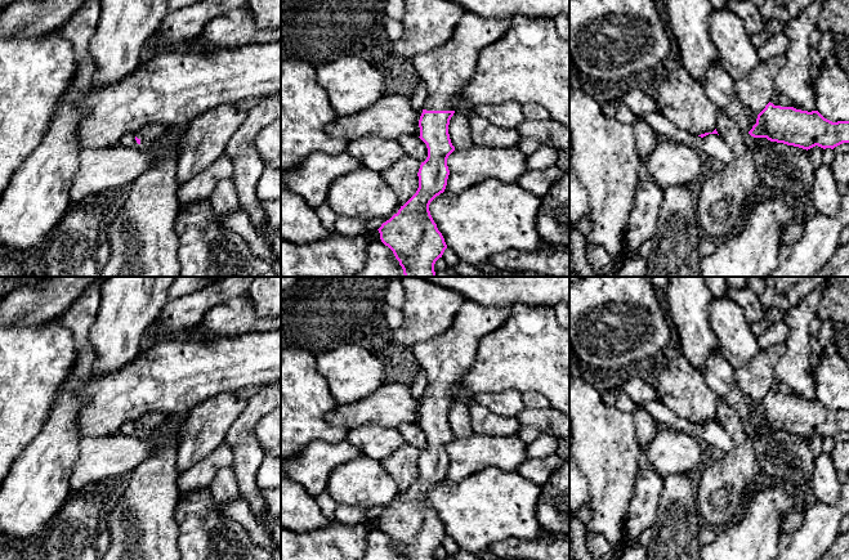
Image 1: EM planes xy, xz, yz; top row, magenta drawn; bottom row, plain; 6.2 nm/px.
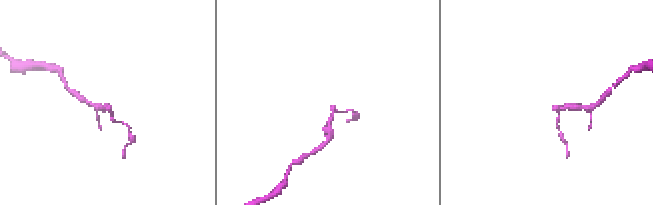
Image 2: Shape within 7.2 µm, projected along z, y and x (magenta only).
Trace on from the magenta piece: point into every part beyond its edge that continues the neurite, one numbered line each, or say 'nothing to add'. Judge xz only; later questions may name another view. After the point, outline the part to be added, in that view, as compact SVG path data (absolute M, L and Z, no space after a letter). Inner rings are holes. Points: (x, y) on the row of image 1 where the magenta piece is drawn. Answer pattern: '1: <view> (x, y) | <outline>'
1: xz (445, 70) | M465 12L444 45L411 58L428 88L424 109L453 111L460 103L460 90L475 71L479 53L510 32L511 19L484 19Z

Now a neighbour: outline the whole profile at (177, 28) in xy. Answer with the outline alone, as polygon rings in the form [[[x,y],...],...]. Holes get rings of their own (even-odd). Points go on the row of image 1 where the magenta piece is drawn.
[[[202,0],[176,12],[169,12],[152,36],[146,41],[140,53],[140,63],[148,63],[160,50],[182,50],[189,40],[195,40],[202,28],[216,15],[249,4],[249,0]]]

